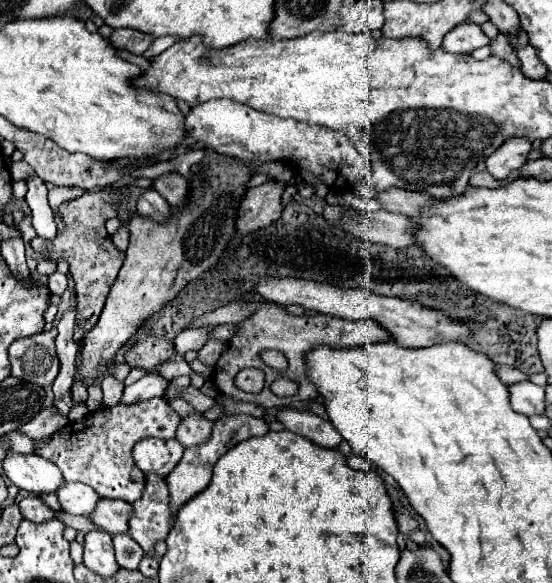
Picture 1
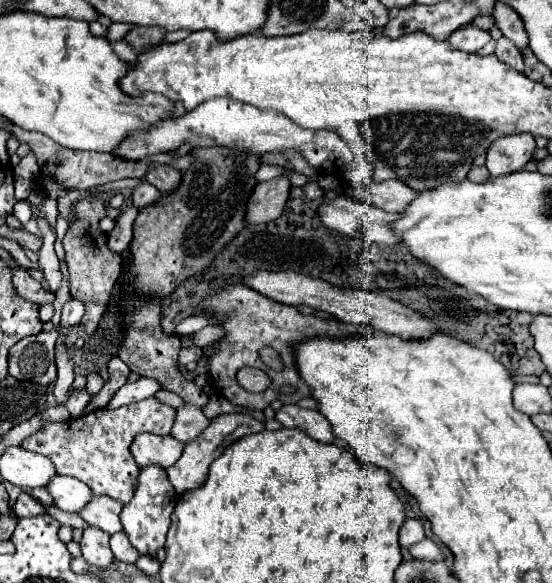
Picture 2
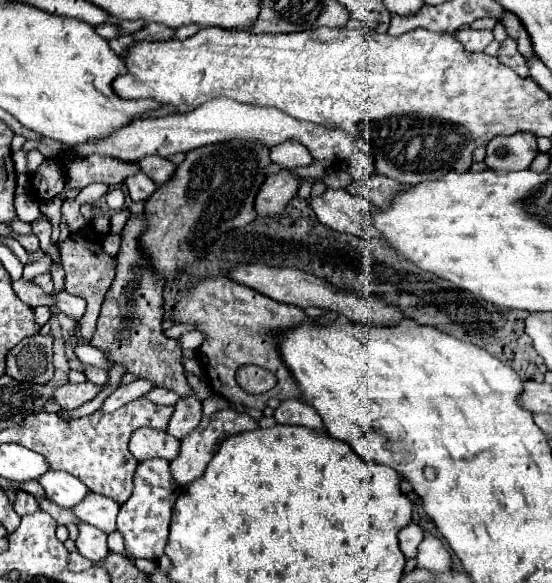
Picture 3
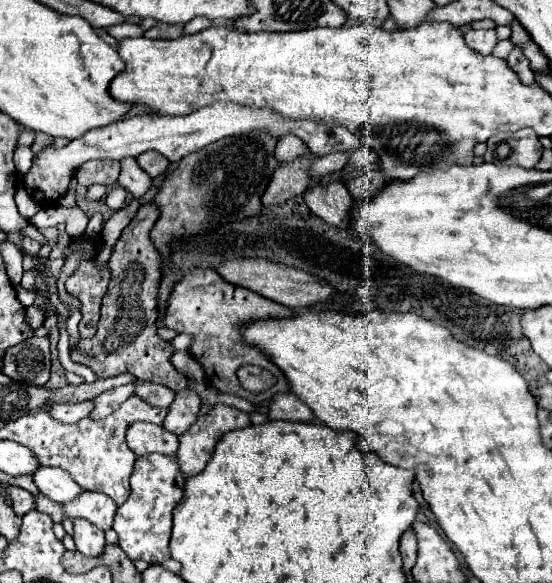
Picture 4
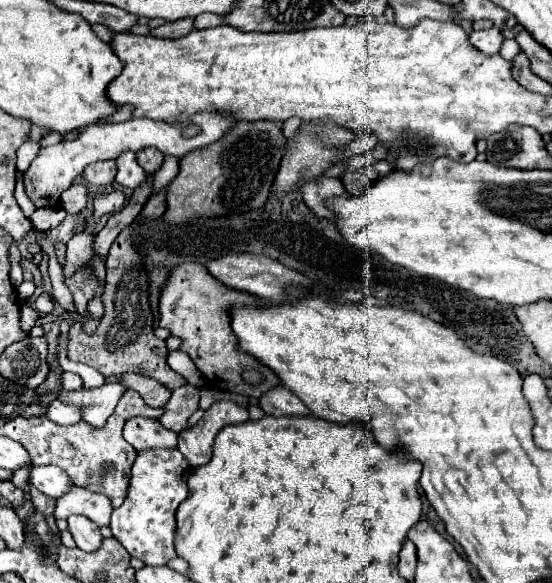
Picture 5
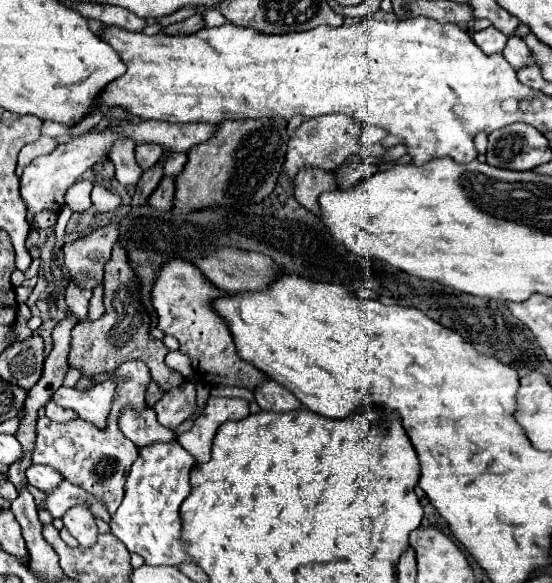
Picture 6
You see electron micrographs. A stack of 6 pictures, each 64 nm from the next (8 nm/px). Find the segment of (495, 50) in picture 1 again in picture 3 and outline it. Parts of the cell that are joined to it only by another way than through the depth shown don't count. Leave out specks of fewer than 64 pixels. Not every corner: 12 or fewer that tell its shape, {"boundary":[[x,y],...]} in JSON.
{"boundary":[[506,38],[498,50],[502,64],[516,74],[528,76],[526,58],[516,42]]}

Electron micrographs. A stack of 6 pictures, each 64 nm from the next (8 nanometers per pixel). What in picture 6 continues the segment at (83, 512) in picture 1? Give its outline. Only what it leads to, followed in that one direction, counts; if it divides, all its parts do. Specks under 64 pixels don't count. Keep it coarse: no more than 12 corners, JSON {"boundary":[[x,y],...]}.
{"boundary":[[32,464],[28,484],[52,492],[64,476],[52,466]]}

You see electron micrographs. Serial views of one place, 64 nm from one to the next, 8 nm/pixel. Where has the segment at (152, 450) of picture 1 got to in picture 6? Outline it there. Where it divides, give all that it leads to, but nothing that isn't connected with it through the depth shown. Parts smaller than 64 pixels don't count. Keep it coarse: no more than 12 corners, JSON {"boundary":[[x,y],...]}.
{"boundary":[[152,408],[122,412],[120,430],[138,448],[172,442]]}

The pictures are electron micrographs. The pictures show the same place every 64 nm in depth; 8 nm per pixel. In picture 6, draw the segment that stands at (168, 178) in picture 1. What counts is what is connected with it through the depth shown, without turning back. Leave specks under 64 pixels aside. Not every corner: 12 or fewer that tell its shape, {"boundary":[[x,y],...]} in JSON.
{"boundary":[[138,144],[136,160],[150,170],[162,158],[158,144]]}

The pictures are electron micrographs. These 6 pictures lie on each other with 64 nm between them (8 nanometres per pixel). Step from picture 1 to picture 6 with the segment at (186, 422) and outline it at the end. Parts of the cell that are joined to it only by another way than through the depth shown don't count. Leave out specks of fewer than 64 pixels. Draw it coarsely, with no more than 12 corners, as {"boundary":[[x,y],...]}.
{"boundary":[[184,382],[154,406],[174,430],[196,412],[196,386]]}

